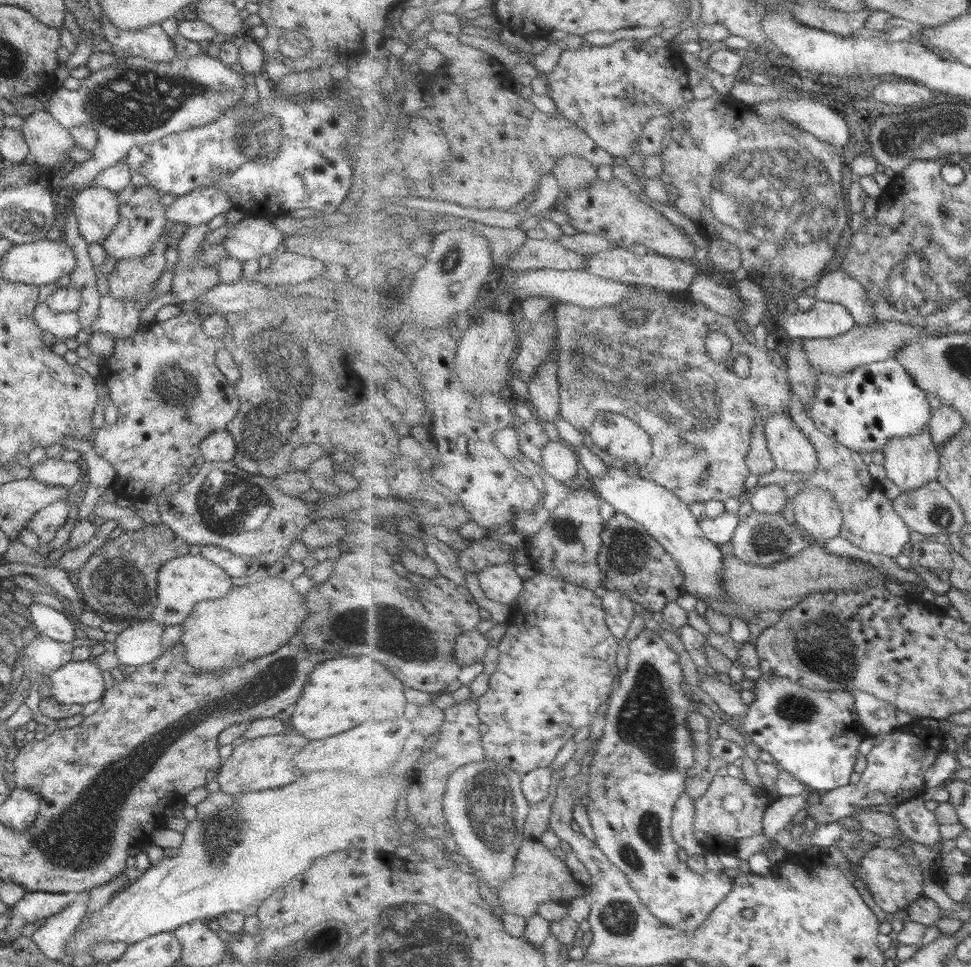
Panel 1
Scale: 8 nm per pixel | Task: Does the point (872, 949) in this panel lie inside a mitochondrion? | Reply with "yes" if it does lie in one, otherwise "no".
no

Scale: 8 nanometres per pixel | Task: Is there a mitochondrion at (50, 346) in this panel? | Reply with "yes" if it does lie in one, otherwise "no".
no

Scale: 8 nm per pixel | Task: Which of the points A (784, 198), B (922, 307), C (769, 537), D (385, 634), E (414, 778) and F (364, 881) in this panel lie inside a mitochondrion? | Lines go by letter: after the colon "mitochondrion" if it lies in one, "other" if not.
A: mitochondrion
B: mitochondrion
C: mitochondrion
D: mitochondrion
E: other
F: other

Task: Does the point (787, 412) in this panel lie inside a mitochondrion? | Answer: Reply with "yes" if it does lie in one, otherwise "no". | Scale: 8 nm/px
no

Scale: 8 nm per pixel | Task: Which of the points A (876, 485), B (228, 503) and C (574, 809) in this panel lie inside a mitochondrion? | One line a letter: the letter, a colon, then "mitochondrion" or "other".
A: other
B: mitochondrion
C: other

